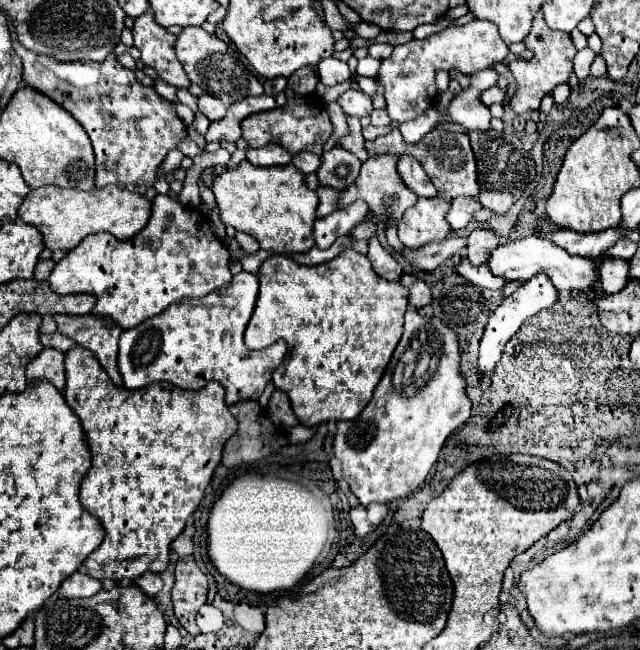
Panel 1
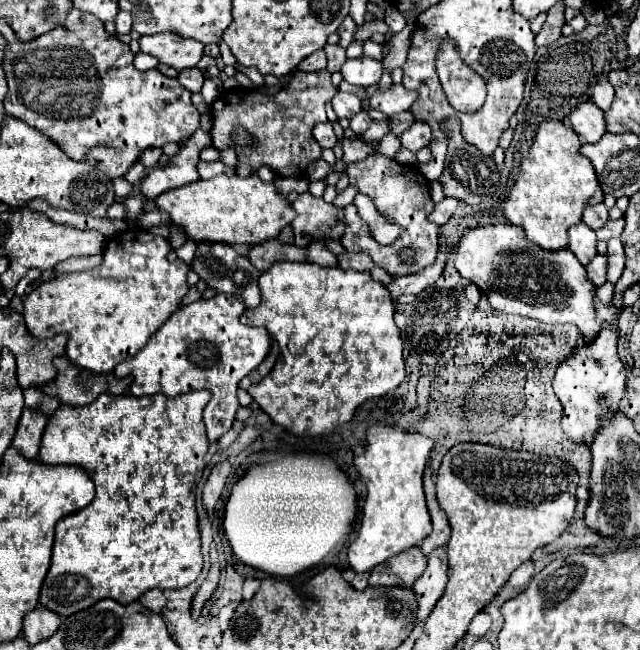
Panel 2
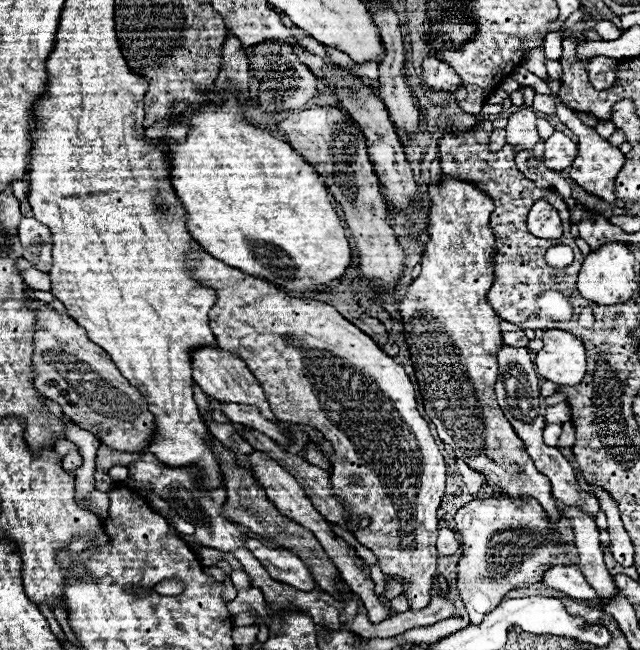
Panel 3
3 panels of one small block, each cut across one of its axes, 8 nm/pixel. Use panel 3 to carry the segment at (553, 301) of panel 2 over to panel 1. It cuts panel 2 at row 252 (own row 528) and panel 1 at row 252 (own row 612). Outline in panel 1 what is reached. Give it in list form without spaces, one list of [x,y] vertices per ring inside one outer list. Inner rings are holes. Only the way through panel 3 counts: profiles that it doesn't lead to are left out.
[[[478,228],[478,230],[472,230],[472,234],[468,236],[468,260],[474,264],[474,266],[480,266],[488,260],[488,252],[492,252],[492,248],[498,246],[498,238],[492,230],[488,228]]]

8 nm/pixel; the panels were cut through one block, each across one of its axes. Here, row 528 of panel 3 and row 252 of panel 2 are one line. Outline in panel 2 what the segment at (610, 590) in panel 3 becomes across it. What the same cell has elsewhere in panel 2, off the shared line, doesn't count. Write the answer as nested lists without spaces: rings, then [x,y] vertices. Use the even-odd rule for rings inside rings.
[[[582,222],[572,226],[568,230],[568,236],[570,236],[570,244],[568,248],[574,252],[574,256],[580,260],[580,264],[588,264],[588,260],[592,260],[598,250],[596,250],[596,232],[588,226],[584,226]]]

